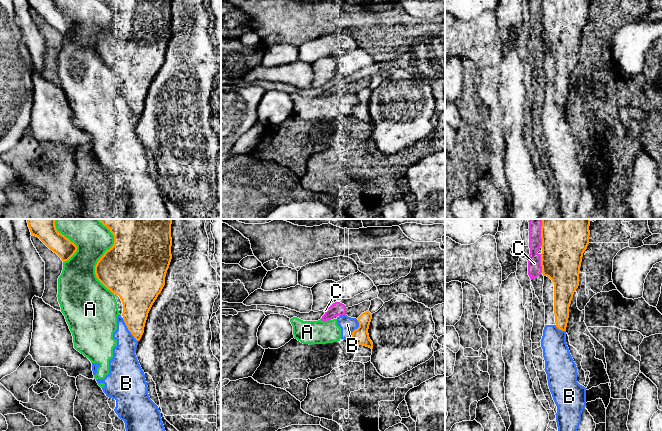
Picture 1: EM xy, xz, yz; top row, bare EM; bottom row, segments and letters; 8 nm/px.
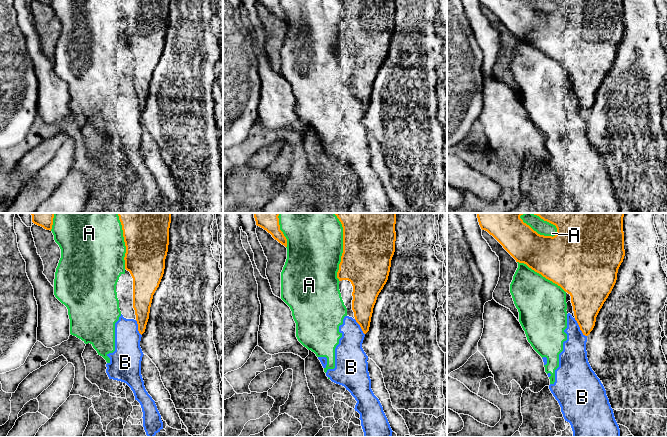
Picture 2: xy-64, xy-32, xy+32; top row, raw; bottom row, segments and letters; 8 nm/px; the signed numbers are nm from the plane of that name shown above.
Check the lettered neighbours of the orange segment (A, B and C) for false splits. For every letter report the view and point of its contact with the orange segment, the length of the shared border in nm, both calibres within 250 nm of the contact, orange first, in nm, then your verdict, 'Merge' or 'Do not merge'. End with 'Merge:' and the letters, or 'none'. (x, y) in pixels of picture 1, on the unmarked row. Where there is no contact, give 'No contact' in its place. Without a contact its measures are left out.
A: Touches orange at xy (99, 35). Shared border 550 nm. Thickness 460 nm (orange) against 300 nm. Do not merge
B: Touches orange at xy (128, 105). Shared border 220 nm. Thickness 240 nm (orange) against 190 nm. Do not merge
C: Touches orange at yz (541, 11). Shared border 180 nm. Thickness 340 nm (orange) against 110 nm. Do not merge
Merge: none

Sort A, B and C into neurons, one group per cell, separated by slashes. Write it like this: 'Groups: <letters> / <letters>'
Groups: A B / C

